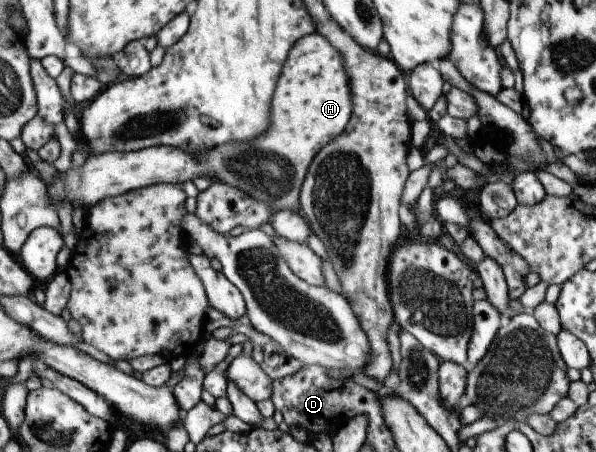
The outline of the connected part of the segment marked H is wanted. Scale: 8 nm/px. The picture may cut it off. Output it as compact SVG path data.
M313 33L293 45L289 60L285 64L285 72L281 74L281 84L277 86L273 96L273 120L269 130L264 135L245 141L231 141L224 145L210 148L204 153L199 153L195 158L193 153L174 146L156 146L141 149L140 151L117 151L103 153L102 155L90 154L81 168L70 168L62 175L58 172L58 179L50 185L46 183L48 195L52 203L59 204L67 198L70 205L89 210L93 205L109 197L116 197L138 188L151 187L159 183L185 183L191 182L195 177L204 177L219 180L229 186L245 191L249 196L271 206L273 212L290 210L294 213L301 212L300 194L304 180L307 178L313 159L317 154L335 140L352 119L354 106L352 101L352 88L344 57L332 45L332 42L321 33Z

